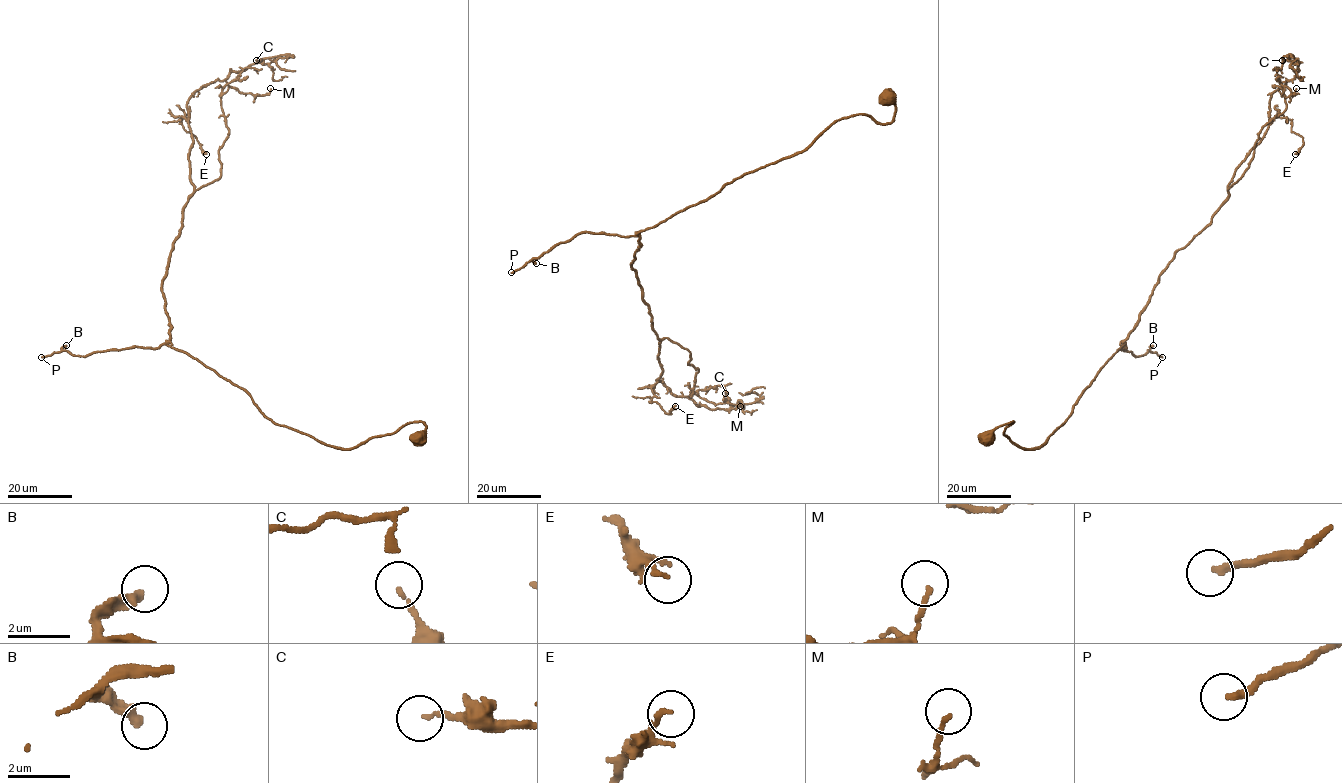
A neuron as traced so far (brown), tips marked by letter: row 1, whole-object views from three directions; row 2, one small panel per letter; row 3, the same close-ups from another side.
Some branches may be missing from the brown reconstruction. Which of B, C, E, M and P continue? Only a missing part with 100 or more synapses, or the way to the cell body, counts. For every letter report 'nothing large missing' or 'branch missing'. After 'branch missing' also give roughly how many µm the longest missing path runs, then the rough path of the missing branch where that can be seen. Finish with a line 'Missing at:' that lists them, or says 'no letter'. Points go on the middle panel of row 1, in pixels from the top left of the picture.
B: branch missing; about 60 µm are missing; missing branch runs (536, 263), (547, 269), (542, 276), (533, 278), (526, 285), (519, 305), (502, 324), (496, 323), (476, 295)
C: nothing large missing
E: nothing large missing
M: nothing large missing
P: branch missing; about 90 µm are missing
Missing at: B, P

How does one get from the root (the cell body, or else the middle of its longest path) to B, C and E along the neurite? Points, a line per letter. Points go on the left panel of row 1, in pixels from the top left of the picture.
B: (420, 437), (425, 425), (409, 422), (341, 449), (274, 423), (244, 390), (165, 344), (86, 355), (66, 345)
C: (420, 437), (415, 421), (325, 444), (171, 346), (161, 281), (194, 190), (186, 102), (256, 60)
E: (420, 437), (415, 421), (325, 444), (171, 346), (161, 281), (194, 190), (182, 117), (206, 154)

